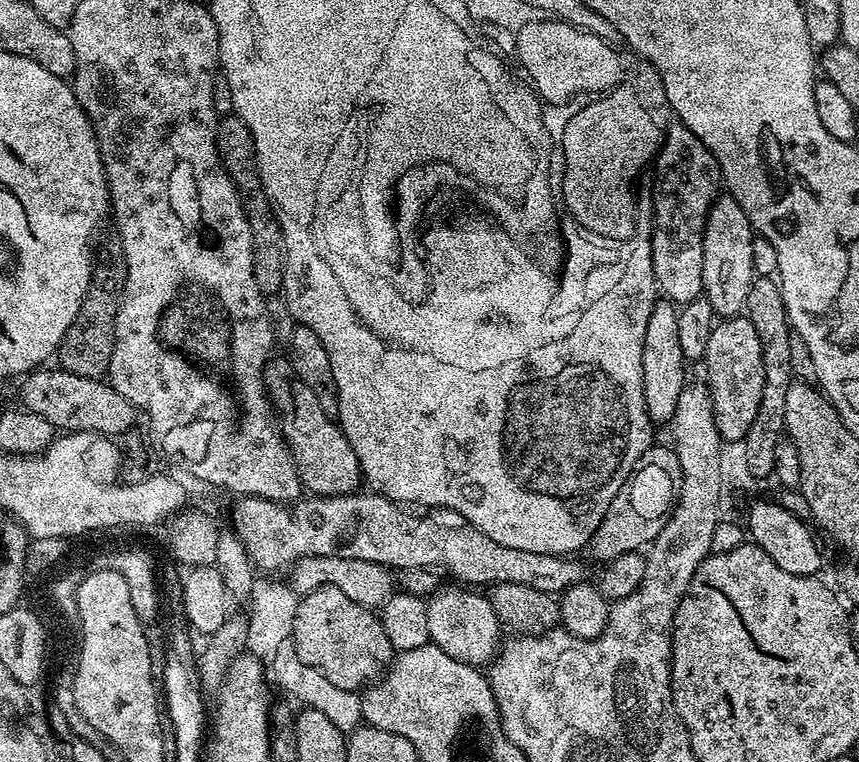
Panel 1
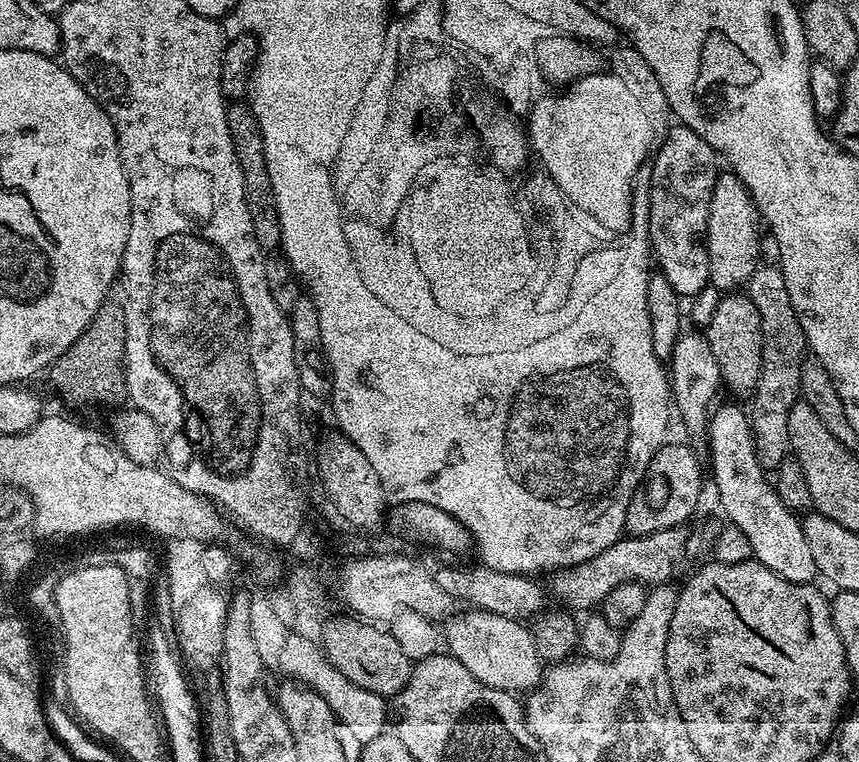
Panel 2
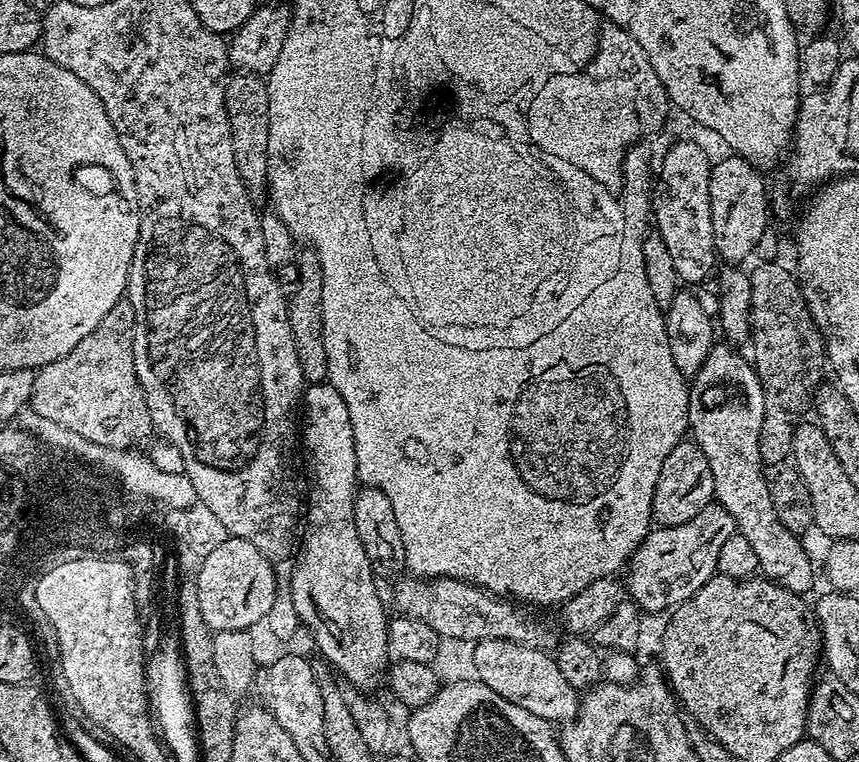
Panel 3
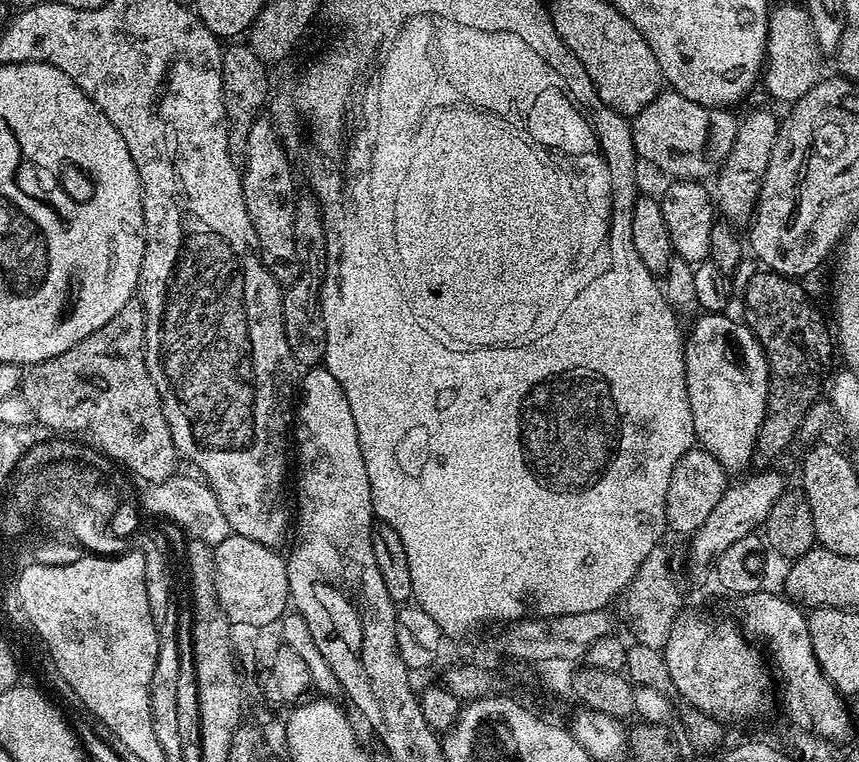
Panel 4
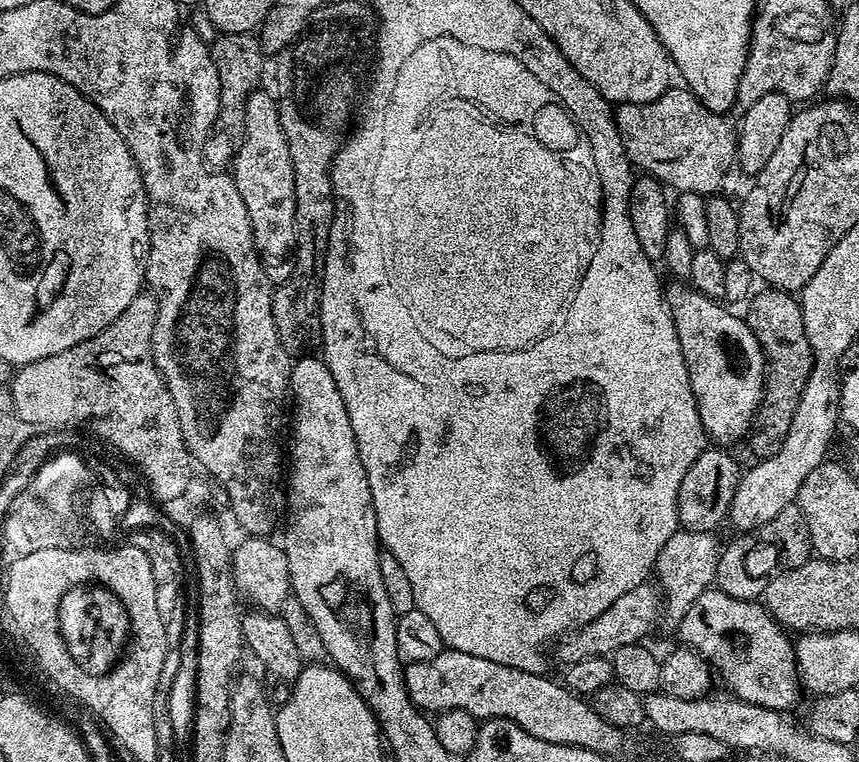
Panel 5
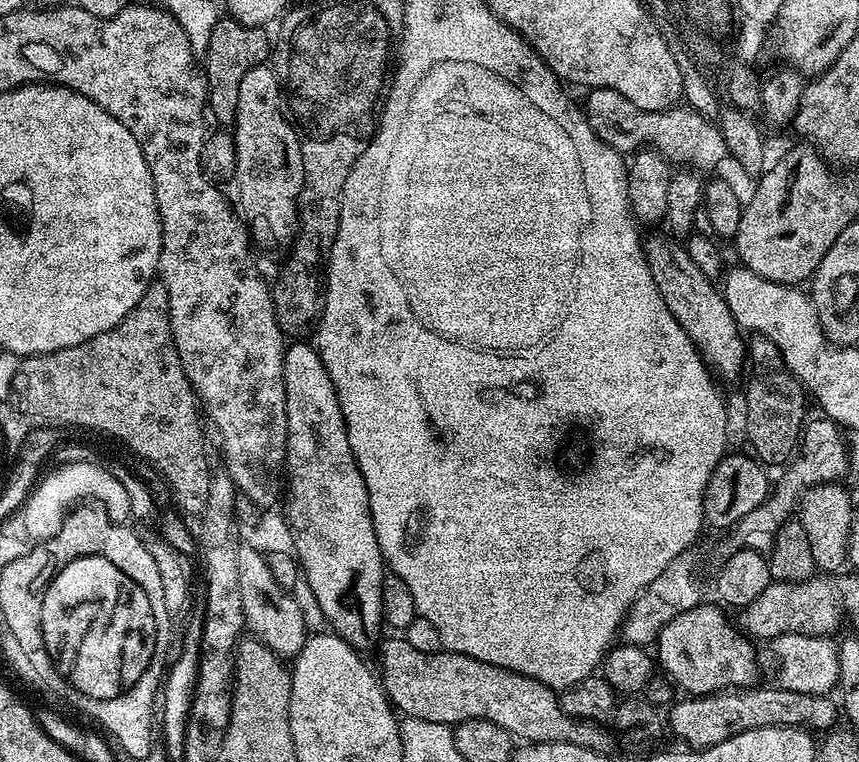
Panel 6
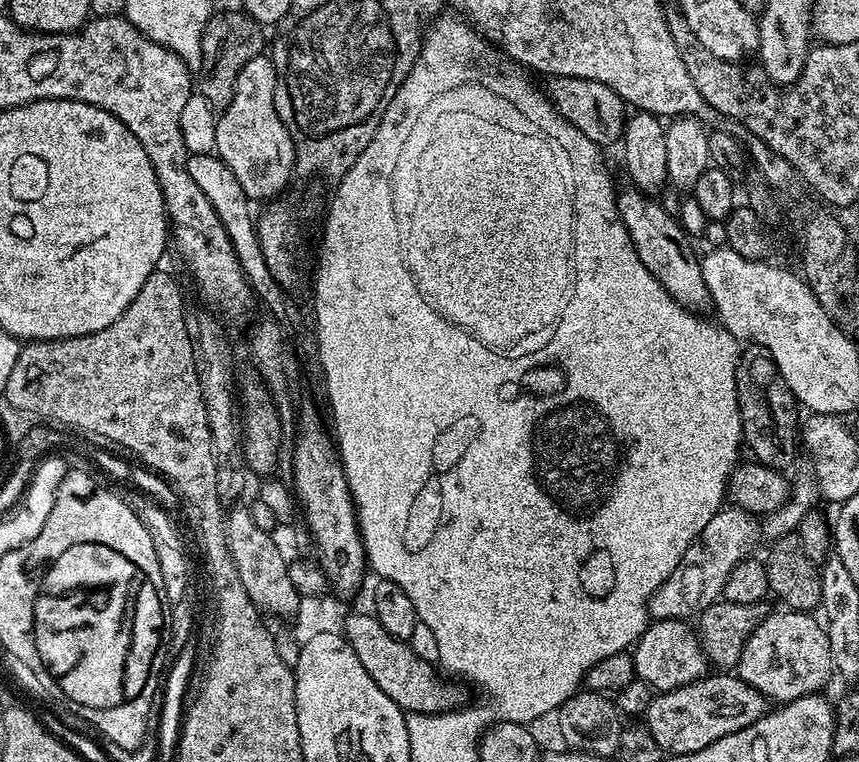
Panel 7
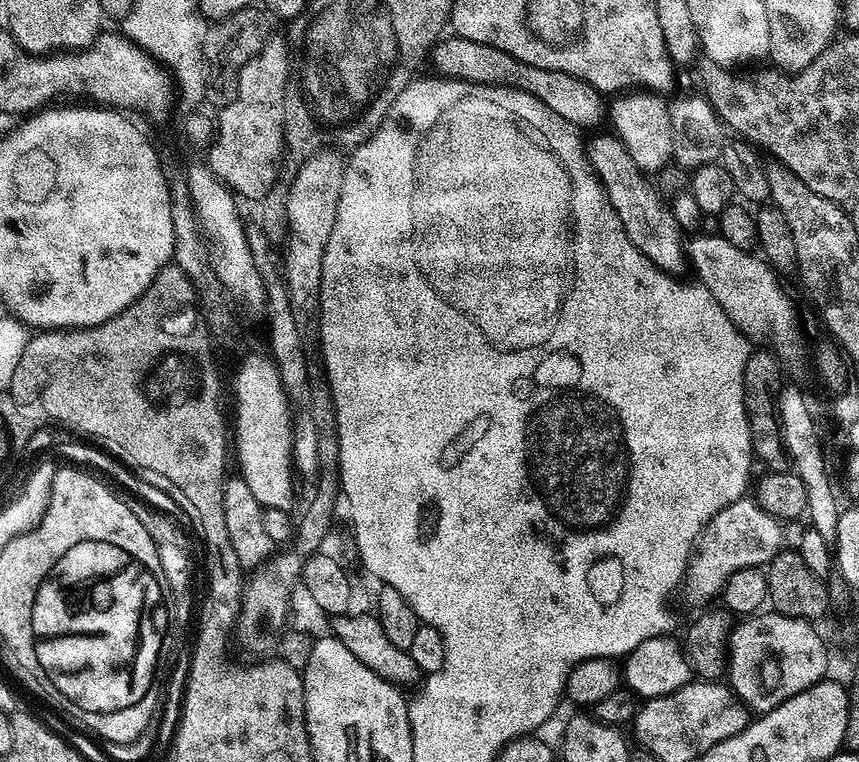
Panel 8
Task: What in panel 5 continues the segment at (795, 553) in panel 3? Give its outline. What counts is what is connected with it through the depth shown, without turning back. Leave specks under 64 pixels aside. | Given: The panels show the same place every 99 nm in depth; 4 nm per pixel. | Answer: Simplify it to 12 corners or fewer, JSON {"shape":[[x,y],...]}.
{"shape":[[687,283],[666,299],[705,437],[752,431],[764,352]]}

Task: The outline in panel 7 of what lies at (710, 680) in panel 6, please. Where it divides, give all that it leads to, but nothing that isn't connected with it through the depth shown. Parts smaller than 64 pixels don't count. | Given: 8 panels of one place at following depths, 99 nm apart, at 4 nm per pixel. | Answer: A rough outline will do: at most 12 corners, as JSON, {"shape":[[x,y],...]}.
{"shape":[[649,623],[631,653],[657,693],[706,676],[697,629]]}

